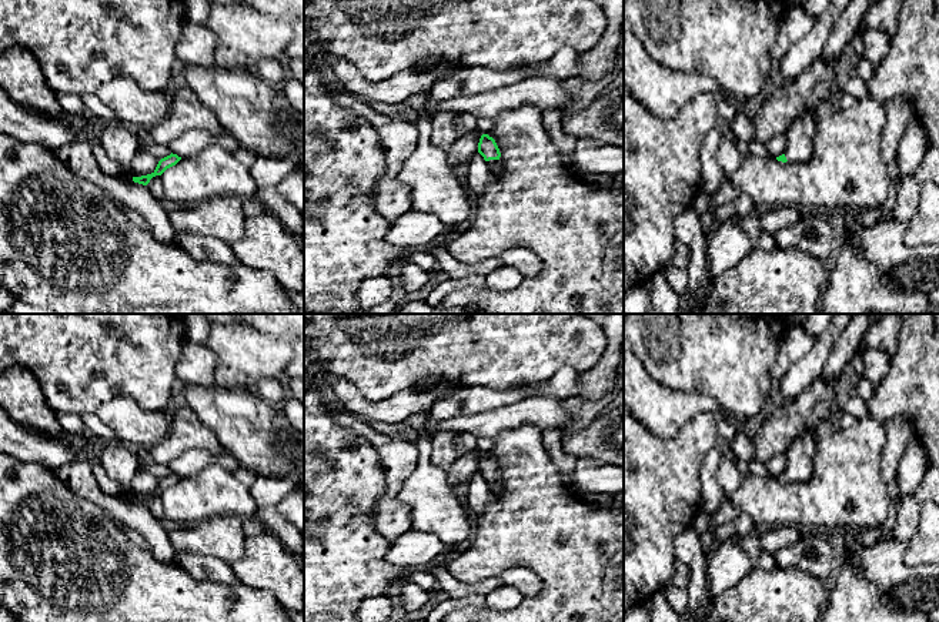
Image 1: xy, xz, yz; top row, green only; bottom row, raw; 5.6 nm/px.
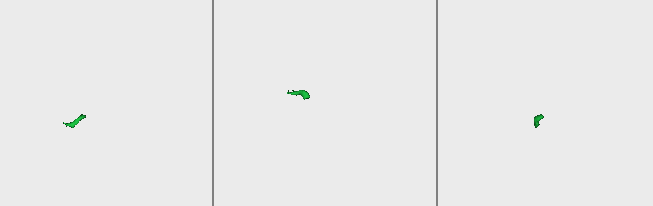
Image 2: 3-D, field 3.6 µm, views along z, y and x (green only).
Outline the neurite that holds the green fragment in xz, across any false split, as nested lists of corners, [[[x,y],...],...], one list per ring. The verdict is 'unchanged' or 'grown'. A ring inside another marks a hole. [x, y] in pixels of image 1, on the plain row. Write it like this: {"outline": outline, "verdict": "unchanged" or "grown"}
{"outline": [[[482,454],[478,462],[478,472],[484,476],[488,482],[489,488],[494,491],[495,495],[501,494],[499,488],[499,468],[492,457],[488,454]]], "verdict": "grown"}

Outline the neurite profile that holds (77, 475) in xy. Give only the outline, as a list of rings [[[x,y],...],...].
[[[84,461],[68,462],[56,469],[54,474],[74,494],[100,506],[108,518],[117,521],[124,529],[130,528],[141,534],[156,558],[177,565],[176,549],[170,542],[168,532],[153,516],[147,505],[134,502],[127,495],[103,492],[90,464]]]

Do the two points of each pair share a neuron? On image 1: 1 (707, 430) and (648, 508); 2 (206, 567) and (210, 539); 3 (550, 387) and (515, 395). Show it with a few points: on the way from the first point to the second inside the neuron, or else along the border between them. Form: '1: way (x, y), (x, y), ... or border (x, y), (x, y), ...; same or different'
1: way (688, 450), (650, 488); same
2: border (176, 549), (213, 555), (230, 565); different
3: way (541, 390), (524, 393); same

